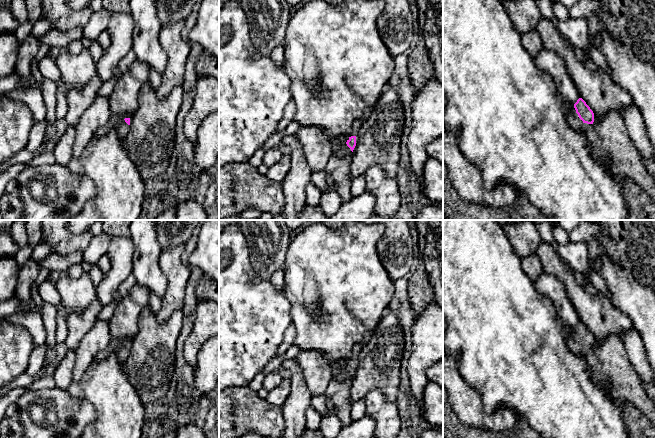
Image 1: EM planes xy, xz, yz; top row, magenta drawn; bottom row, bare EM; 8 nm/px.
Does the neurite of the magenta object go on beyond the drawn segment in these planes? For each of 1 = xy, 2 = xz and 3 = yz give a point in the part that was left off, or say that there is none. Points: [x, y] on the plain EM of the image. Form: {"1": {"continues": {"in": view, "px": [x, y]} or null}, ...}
{"1": {"continues": {"in": "xy", "px": [118, 347]}}, "2": {"continues": {"in": "xz", "px": [339, 371]}}, "3": {"continues": {"in": "yz", "px": [573, 343]}}}

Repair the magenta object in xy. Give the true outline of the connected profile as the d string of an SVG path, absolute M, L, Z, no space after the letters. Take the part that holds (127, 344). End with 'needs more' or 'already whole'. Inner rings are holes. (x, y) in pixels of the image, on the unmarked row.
M111 340L108 347L100 351L96 359L102 361L111 353L115 353L119 362L124 364L130 354L130 342L123 342L122 340Z; needs more

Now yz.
M579 322L574 329L565 330L567 336L567 346L574 353L582 353L585 347L593 348L594 337L586 326Z; needs more

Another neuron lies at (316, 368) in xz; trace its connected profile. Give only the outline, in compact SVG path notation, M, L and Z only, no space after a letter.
M300 350L296 360L304 375L307 388L312 396L325 394L332 380L332 365L323 354L317 351Z

